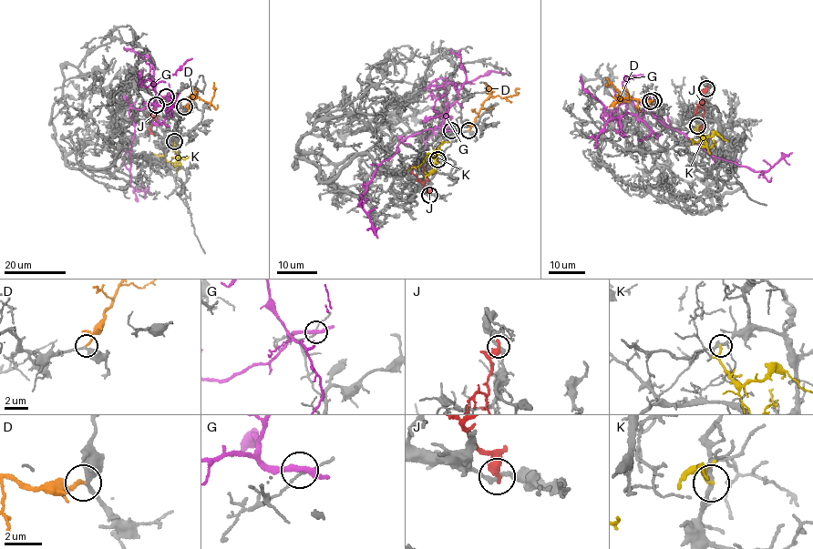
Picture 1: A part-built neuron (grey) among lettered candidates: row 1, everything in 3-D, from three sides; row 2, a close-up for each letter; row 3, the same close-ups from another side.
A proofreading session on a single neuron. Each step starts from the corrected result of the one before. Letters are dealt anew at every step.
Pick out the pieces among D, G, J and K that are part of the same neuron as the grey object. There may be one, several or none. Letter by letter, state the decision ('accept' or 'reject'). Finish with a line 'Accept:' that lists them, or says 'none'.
D: accept
G: reject
J: reject
K: reject
Accept: D

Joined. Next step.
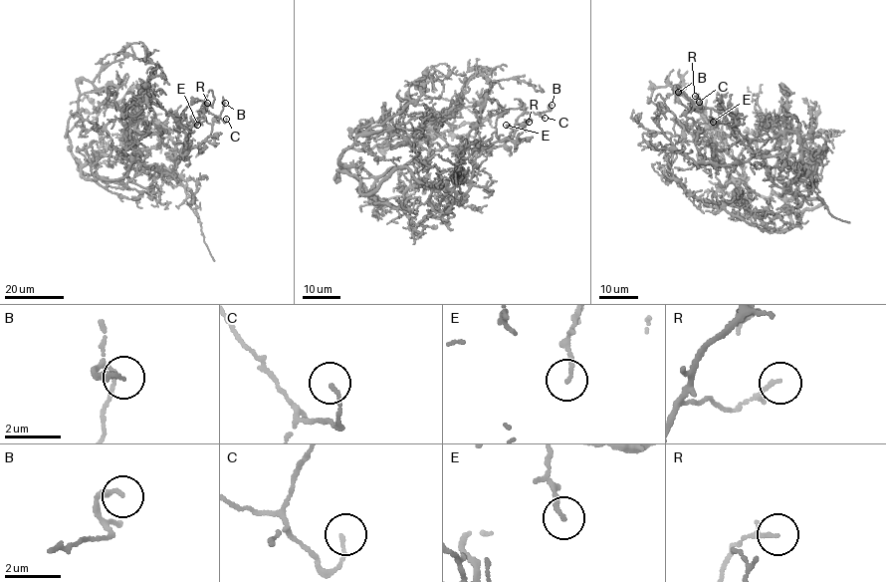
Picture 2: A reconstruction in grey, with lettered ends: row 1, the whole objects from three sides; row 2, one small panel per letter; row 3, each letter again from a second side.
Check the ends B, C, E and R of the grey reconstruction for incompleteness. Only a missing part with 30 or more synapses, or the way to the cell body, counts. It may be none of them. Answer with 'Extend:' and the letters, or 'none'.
Extend: none

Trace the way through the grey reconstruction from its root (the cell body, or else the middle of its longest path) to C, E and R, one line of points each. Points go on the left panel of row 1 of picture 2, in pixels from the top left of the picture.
C: (103, 180), (117, 181), (134, 168), (175, 176), (172, 158), (179, 126), (196, 121), (199, 112), (226, 119)
E: (103, 180), (117, 181), (134, 168), (152, 175), (175, 176), (172, 158), (179, 126), (198, 116), (197, 125)
R: (103, 180), (117, 181), (134, 168), (175, 176), (172, 158), (179, 126), (196, 121), (207, 103)

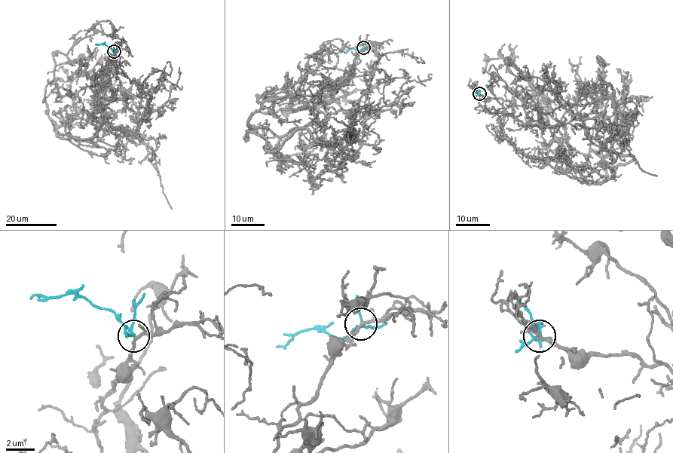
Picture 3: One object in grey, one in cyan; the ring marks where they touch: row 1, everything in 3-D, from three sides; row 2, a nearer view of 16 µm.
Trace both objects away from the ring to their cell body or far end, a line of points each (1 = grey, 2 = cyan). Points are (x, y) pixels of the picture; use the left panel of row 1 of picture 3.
1: (114, 51), (96, 133), (78, 142), (60, 134), (43, 101), (56, 53), (99, 31), (133, 56)
2: (114, 51), (102, 44), (95, 44)

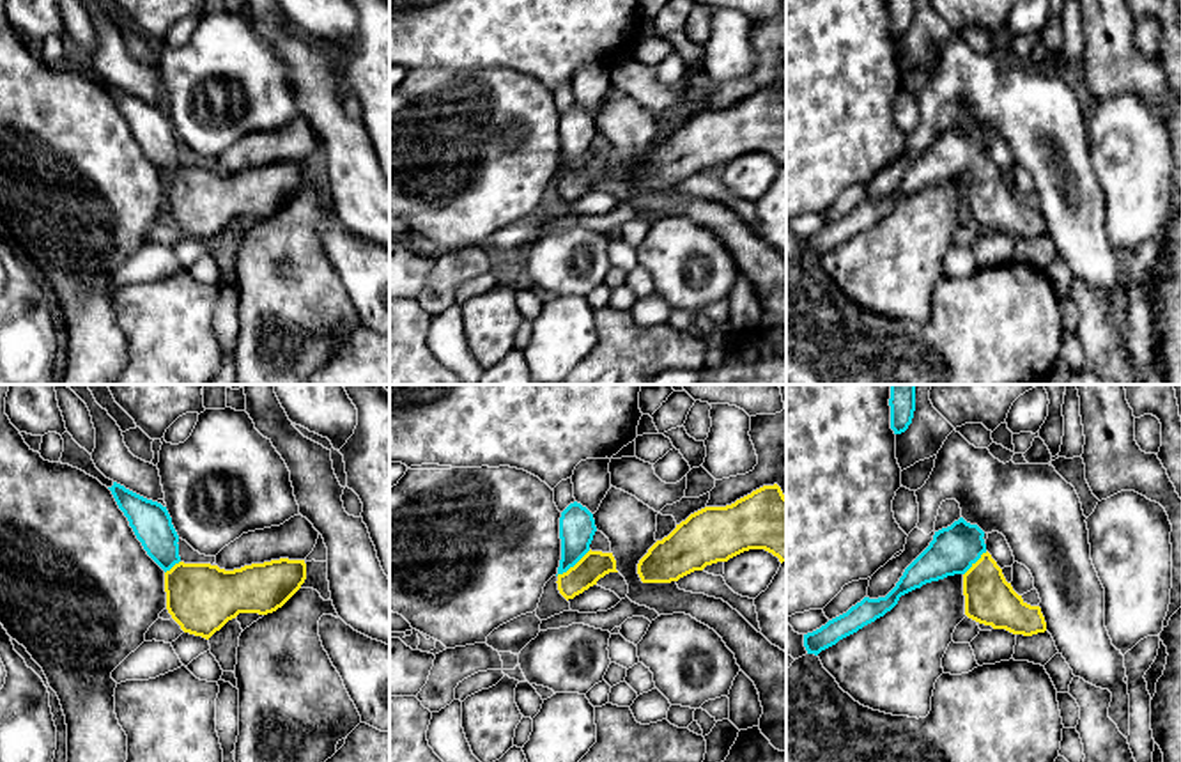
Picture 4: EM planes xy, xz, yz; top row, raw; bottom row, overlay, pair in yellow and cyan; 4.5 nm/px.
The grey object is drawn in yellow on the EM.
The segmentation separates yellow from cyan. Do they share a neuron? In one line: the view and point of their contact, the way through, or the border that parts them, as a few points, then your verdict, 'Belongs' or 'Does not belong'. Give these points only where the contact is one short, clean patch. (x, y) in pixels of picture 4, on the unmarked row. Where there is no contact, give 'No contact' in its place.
Touches yellow at xz (574, 169). Path across: xz (594, 169), (574, 169), (578, 130). Belongs

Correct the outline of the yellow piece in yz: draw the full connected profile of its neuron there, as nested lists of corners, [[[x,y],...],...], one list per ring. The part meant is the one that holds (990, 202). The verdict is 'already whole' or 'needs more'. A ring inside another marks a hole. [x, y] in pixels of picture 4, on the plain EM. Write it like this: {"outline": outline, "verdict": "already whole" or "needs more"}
{"outline": [[[963,121],[935,135],[930,149],[905,172],[896,190],[878,202],[864,200],[846,216],[804,237],[807,257],[818,259],[891,214],[901,198],[947,179],[963,179],[965,218],[993,232],[1032,239],[1046,234],[1039,209],[1027,207],[986,154],[984,135]]], "verdict": "needs more"}

